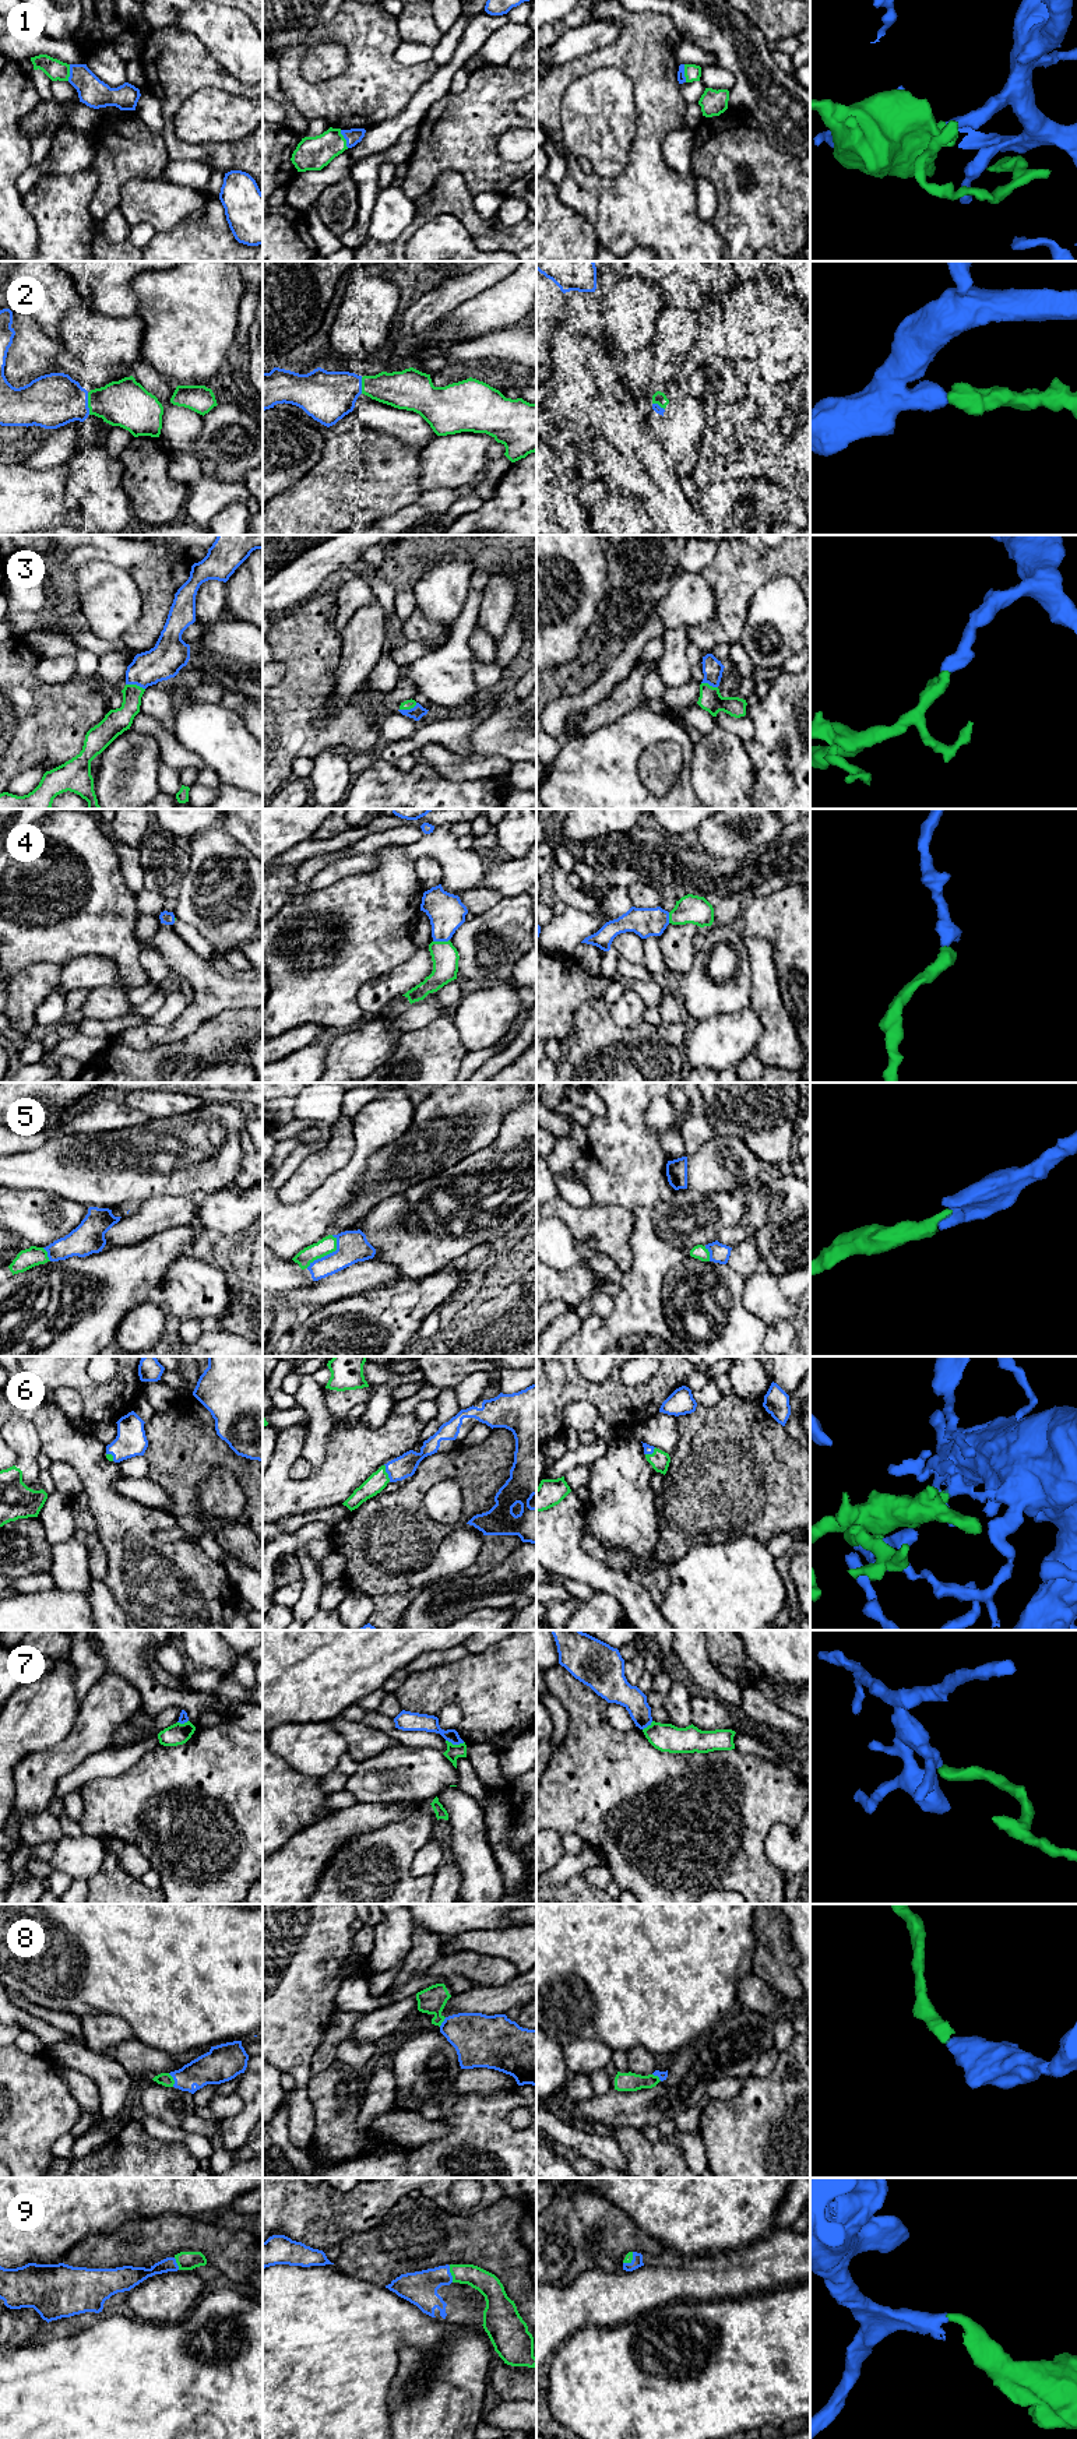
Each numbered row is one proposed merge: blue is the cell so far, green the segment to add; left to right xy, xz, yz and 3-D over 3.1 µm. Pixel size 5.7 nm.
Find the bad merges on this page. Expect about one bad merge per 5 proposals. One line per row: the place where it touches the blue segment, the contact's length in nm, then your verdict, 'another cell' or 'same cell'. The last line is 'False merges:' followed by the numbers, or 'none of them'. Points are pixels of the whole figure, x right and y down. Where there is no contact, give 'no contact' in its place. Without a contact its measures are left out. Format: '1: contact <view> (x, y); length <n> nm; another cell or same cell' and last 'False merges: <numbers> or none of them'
1: contact xz (344, 137); length 120 nm; same cell
2: contact xy (87, 404); length 130 nm; same cell
3: contact xy (136, 683); length 120 nm; same cell
4: contact xz (440, 940); length 100 nm; same cell
5: contact xz (327, 1255); length 260 nm; same cell
6: contact xz (386, 1471); length 110 nm; same cell
7: contact xz (456, 1744); length 110 nm; another cell
8: contact xy (173, 2079); length 90 nm; same cell
9: contact xz (450, 2274); length 100 nm; same cell
False merges: 7

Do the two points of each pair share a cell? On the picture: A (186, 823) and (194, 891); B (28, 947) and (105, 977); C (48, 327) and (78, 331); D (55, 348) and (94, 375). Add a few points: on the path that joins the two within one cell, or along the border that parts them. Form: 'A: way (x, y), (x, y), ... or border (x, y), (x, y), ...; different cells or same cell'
A: border (218, 824), (197, 831), (189, 838); different cells
B: border (99, 954), (83, 954), (63, 965); different cells
C: border (84, 306), (77, 306), (64, 316), (56, 338); different cells
D: border (56, 340), (64, 348), (57, 362), (62, 372); different cells

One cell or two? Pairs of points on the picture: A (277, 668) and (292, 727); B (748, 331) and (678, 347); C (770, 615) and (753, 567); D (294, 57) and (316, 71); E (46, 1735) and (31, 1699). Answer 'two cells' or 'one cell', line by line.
A: two cells
B: one cell
C: two cells
D: two cells
E: one cell

